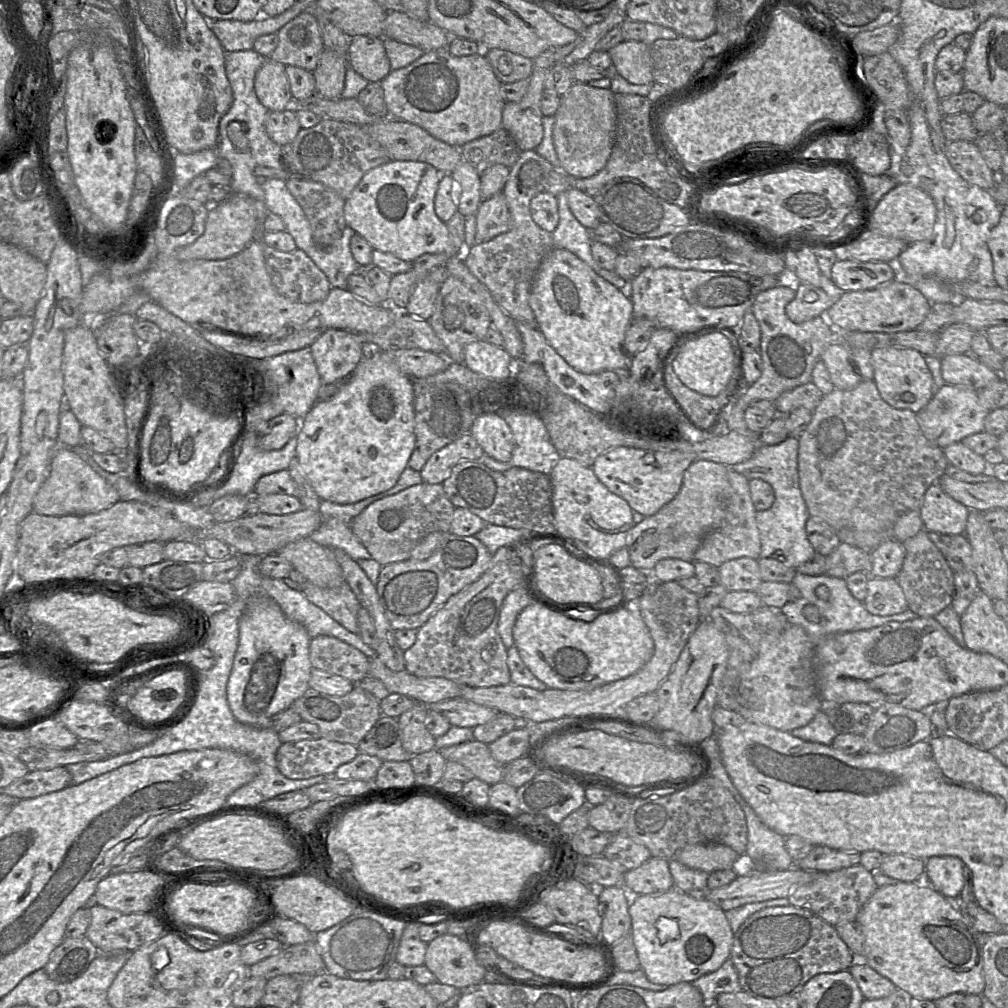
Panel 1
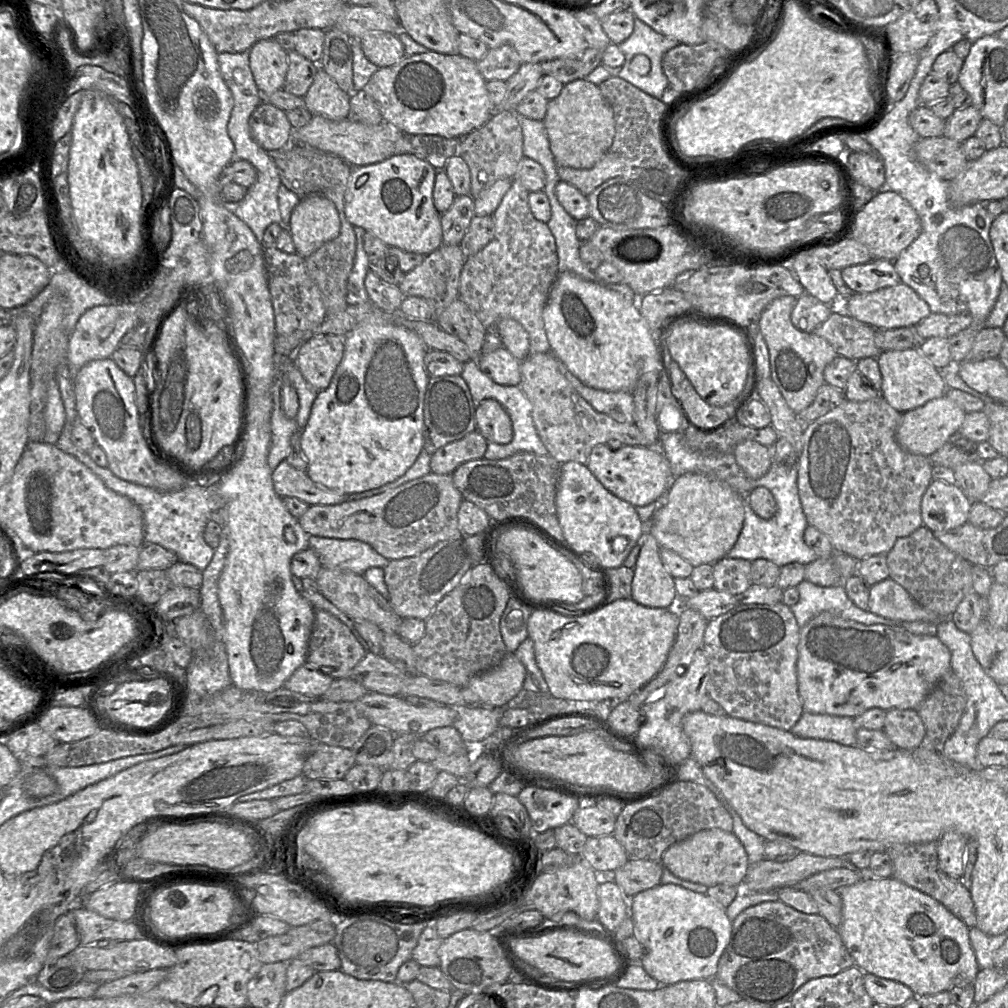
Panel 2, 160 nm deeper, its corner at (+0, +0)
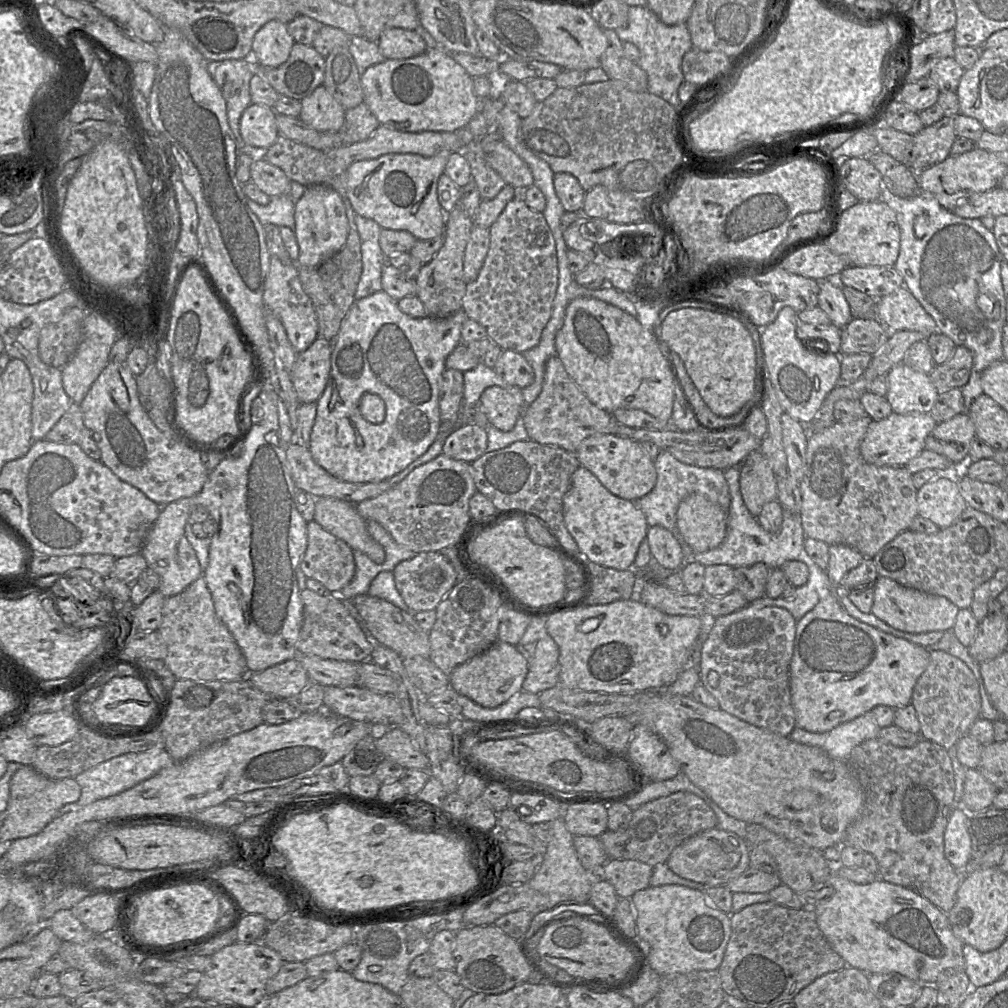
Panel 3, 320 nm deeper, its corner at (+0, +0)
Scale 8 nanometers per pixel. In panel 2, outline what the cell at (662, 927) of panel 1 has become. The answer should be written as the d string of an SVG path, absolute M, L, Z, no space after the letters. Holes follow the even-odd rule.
M659 884L632 898L632 920L642 946L639 964L660 985L695 979L710 980L716 976L719 958L730 940L732 921L727 917L725 908L706 893L697 893L675 884Z

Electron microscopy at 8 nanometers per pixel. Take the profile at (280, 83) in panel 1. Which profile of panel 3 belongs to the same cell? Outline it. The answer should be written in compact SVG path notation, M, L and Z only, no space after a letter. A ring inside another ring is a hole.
M271 20L255 34L252 42L252 58L260 67L278 67L288 59L294 43L287 30L287 24Z

